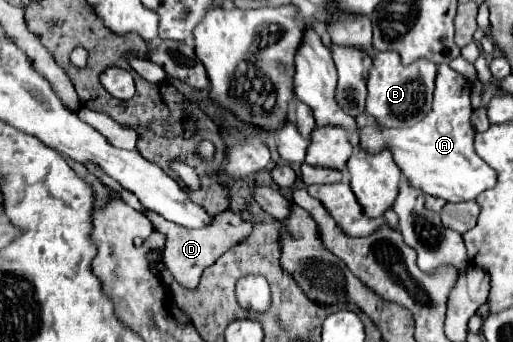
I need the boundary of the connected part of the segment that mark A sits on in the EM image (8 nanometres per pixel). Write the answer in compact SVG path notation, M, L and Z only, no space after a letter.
M443 63L439 65L433 109L429 111L429 115L425 115L417 125L405 129L385 129L369 125L361 131L361 147L369 153L377 153L389 147L403 177L427 195L435 195L453 203L471 201L497 183L497 173L473 149L475 131L469 121L473 113L469 95L471 83L461 73Z

